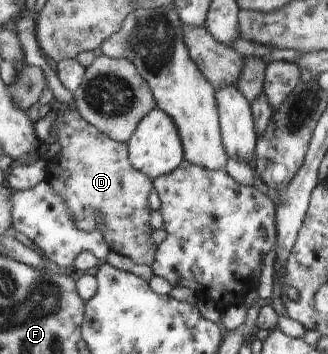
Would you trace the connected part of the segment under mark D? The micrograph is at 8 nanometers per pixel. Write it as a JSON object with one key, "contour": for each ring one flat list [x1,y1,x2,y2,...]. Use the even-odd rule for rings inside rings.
{"contour":[[57,106,56,136,60,152,45,164,45,180,64,200,76,228,84,232,97,230,96,222,100,216,102,224,99,230,109,250,130,258,136,264,151,266,158,252,150,227,153,210,148,206,154,181,132,166,128,143,119,143,96,130,74,106,69,109]]}

